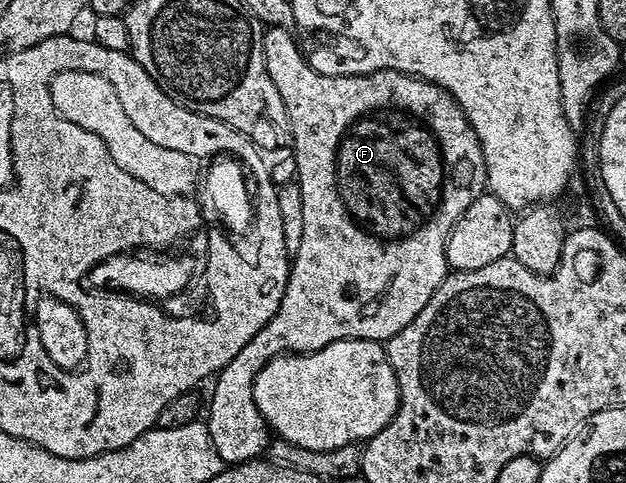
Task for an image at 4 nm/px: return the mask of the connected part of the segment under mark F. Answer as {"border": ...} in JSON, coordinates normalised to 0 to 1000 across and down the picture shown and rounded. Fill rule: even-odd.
{"border":[[[423,60],[420,81],[420,114],[427,130],[427,155],[433,155],[433,172],[439,172],[439,188],[452,205],[452,222],[462,240],[462,261],[468,273],[468,331],[474,346],[471,369],[474,385],[484,395],[484,497],[478,503],[478,520],[466,526],[465,555],[462,559],[462,584],[452,602],[452,619],[441,625],[433,660],[404,696],[401,710],[375,735],[353,762],[339,791],[340,816],[334,822],[334,863],[331,878],[340,932],[350,942],[350,950],[361,965],[385,963],[390,954],[403,954],[415,948],[417,938],[431,928],[433,890],[420,859],[407,839],[407,822],[403,818],[403,801],[409,776],[427,749],[449,733],[494,733],[535,710],[537,704],[570,700],[573,704],[596,704],[613,710],[629,698],[695,611],[695,602],[711,584],[717,547],[711,534],[711,505],[717,482],[724,476],[724,460],[759,420],[759,412],[768,400],[776,398],[775,331],[765,288],[759,271],[749,259],[749,251],[740,238],[740,230],[730,217],[730,207],[708,180],[695,172],[679,168],[673,159],[658,159],[653,151],[639,151],[629,143],[613,143],[597,151],[580,155],[561,155],[559,159],[524,159],[510,155],[492,130],[489,112],[474,104],[474,85],[470,70],[458,60]]]}

